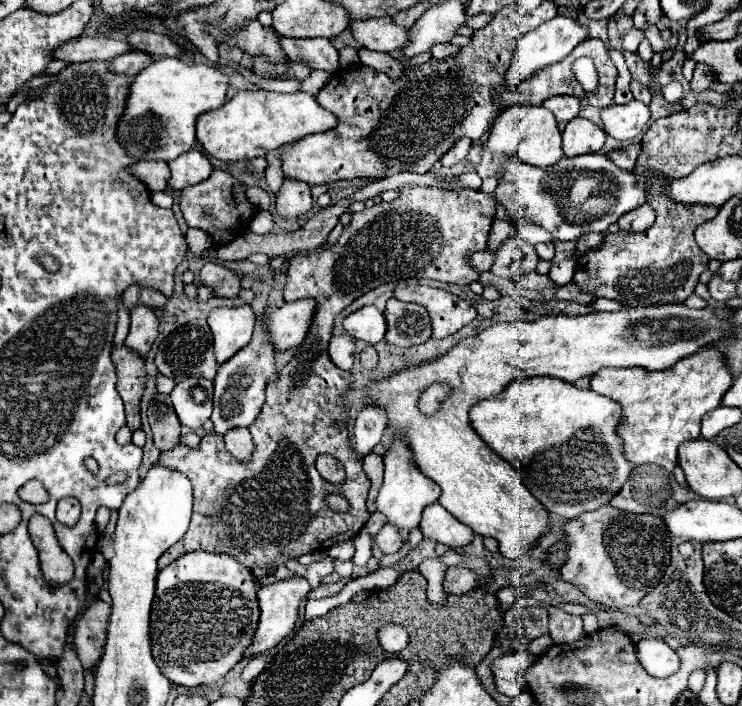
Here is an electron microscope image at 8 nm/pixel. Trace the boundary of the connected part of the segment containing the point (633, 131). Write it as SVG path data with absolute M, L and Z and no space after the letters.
M632 100L622 106L612 104L602 110L604 132L616 140L636 138L644 130L648 120L650 120L650 110L638 100Z

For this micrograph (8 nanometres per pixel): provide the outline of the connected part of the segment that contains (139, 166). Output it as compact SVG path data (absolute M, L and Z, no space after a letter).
M136 162L128 166L130 174L136 176L142 184L146 184L148 190L166 190L166 178L168 178L168 164L166 162Z

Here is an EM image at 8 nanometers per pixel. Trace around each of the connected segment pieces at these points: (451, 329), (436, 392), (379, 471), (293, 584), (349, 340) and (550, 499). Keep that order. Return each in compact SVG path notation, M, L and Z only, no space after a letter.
M404 286L396 288L394 296L402 302L416 302L428 308L432 318L432 338L446 338L476 318L470 302L430 286Z
M430 386L424 390L424 396L420 398L420 408L430 414L432 410L438 410L440 402L448 396L448 386Z
M368 454L364 458L364 472L368 474L370 482L372 482L372 492L374 490L380 490L382 486L382 474L384 474L384 462L382 462L382 456L378 454Z
M292 576L292 578L284 578L284 580L276 580L272 584L260 586L258 588L258 600L260 600L260 624L256 628L256 638L252 640L252 646L248 648L248 654L256 654L256 652L264 652L272 646L276 646L282 638L286 638L298 620L298 612L300 612L300 604L302 600L308 596L308 592L312 590L310 582L302 576Z
M340 334L340 336L332 336L330 340L330 358L332 362L342 368L342 370L352 370L354 364L354 352L356 352L356 340L350 334Z
M534 376L510 382L502 394L474 404L470 408L470 422L474 430L478 430L478 436L518 470L524 486L538 498L538 502L550 514L568 520L586 510L596 510L608 504L632 472L632 464L624 454L624 440L616 432L622 424L622 406L590 388L578 388L552 376Z

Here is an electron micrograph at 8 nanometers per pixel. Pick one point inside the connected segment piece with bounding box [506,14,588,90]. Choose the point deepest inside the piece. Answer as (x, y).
(550, 42)

